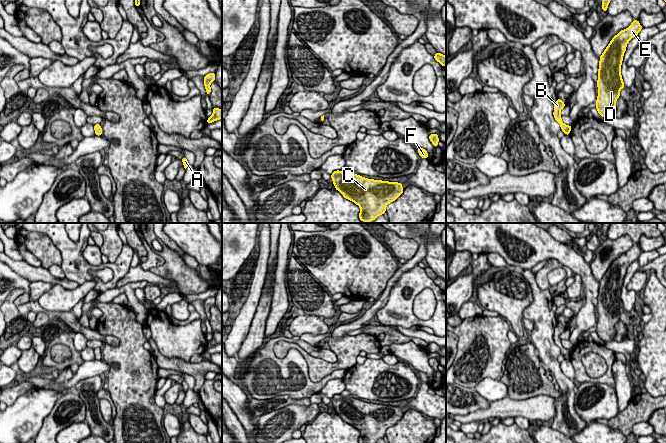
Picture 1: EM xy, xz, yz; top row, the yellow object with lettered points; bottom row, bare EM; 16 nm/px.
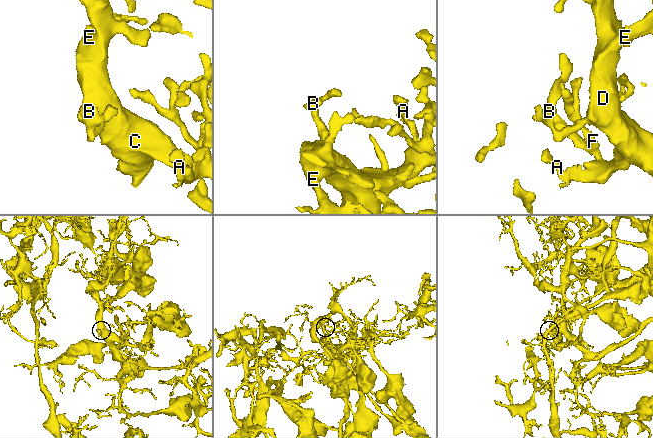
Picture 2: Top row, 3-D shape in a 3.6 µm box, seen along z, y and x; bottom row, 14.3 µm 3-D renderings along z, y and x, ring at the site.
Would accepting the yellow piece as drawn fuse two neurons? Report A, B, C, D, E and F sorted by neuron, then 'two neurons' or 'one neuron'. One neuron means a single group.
A B C D E F | one neuron

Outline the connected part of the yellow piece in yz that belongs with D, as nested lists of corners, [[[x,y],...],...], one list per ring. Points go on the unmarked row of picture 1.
[[[638,244],[615,259],[600,280],[598,294],[598,321],[596,333],[603,342],[615,340],[616,324],[620,321],[620,314],[625,312],[621,300],[621,288],[628,266],[638,259],[643,251]]]

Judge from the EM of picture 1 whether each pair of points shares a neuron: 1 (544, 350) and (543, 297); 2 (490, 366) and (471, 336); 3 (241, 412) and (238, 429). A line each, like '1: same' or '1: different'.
1: same
2: same
3: different

